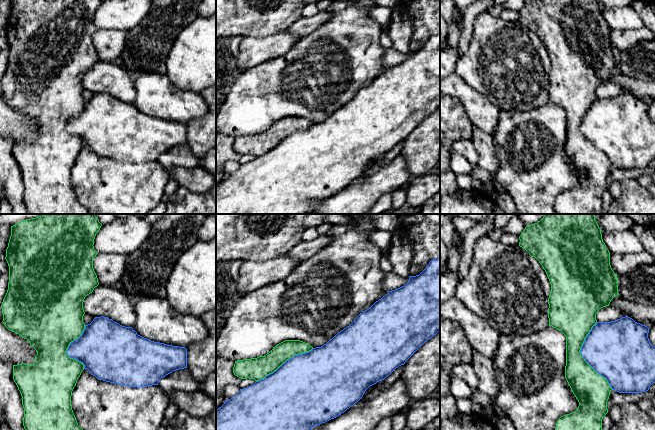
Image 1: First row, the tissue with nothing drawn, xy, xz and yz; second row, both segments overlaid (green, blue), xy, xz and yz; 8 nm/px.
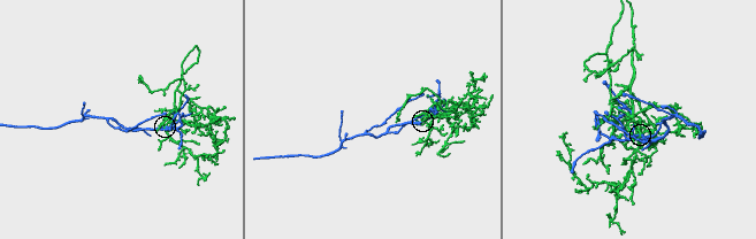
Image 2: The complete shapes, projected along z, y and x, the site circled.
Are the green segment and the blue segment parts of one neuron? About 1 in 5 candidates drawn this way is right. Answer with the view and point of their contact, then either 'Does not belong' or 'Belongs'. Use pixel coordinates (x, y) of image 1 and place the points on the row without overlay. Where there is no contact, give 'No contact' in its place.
Touches green at yz (581, 132). Does not belong

